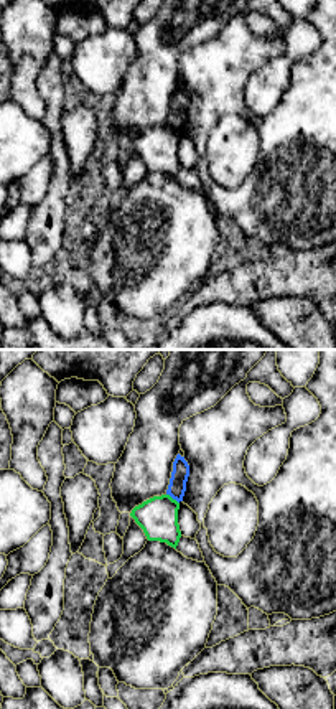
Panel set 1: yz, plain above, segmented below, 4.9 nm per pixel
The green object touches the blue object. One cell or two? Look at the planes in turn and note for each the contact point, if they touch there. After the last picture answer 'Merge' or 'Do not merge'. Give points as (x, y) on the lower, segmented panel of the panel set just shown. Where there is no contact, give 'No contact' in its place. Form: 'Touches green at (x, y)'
Touches green at (172, 498)

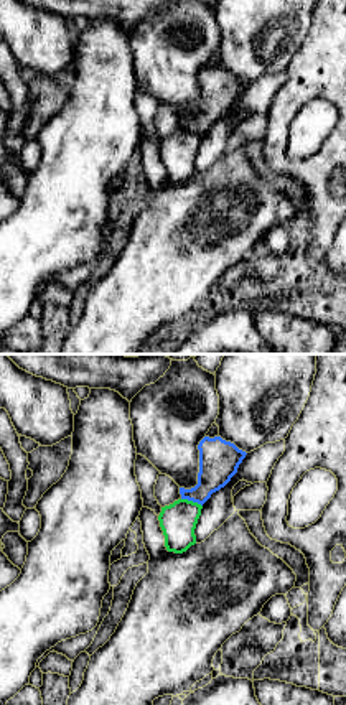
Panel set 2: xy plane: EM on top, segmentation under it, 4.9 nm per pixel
Touches green at (191, 501)

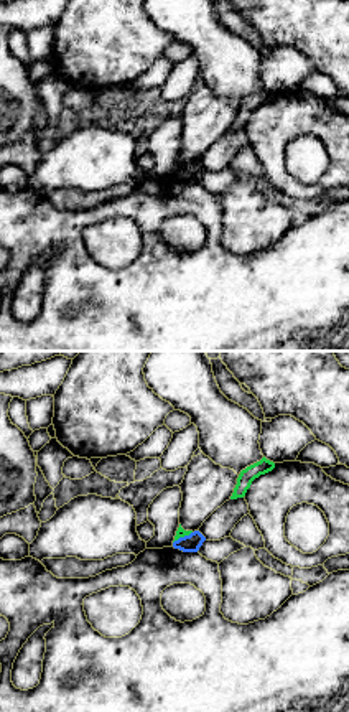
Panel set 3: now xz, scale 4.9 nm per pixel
Touches green at (181, 536)

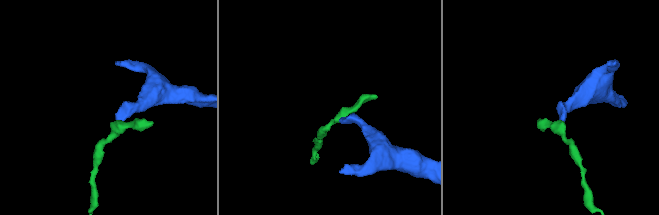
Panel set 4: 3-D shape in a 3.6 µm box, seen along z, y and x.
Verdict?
Do not merge

